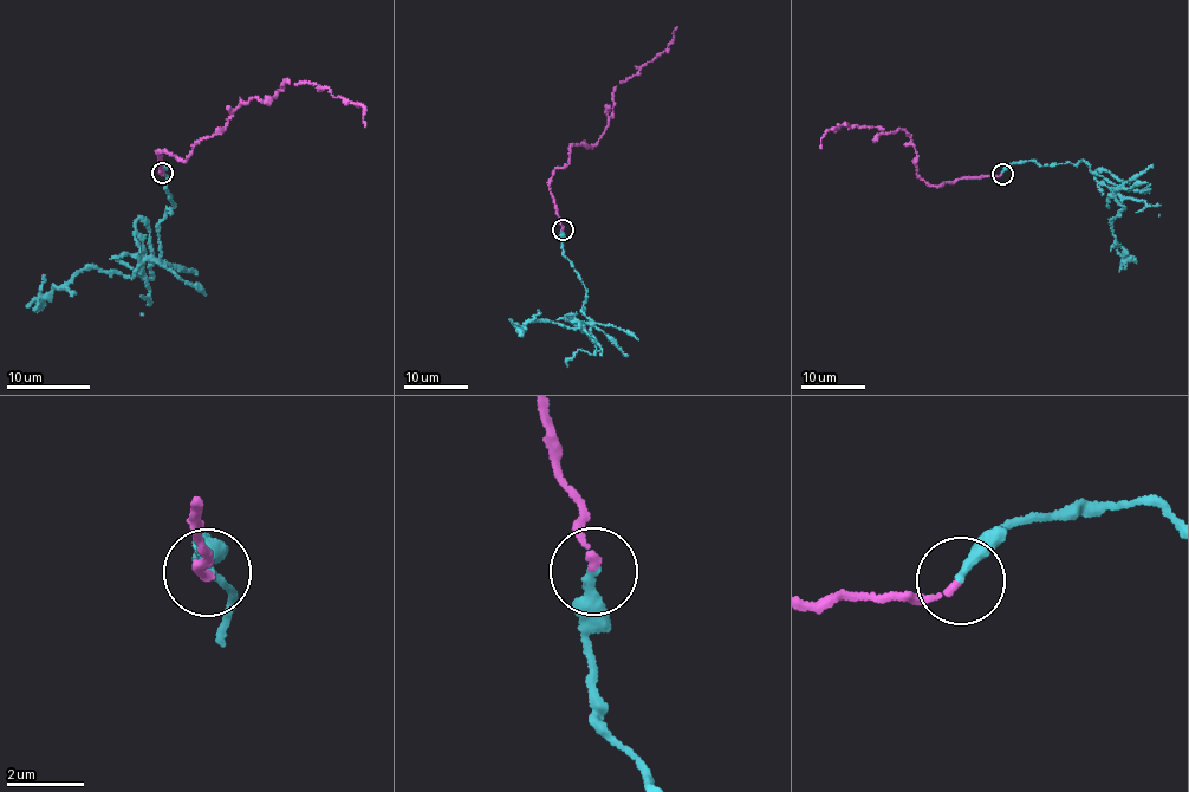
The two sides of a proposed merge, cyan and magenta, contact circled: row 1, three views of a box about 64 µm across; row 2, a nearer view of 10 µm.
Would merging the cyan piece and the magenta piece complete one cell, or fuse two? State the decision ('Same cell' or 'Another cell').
Another cell

